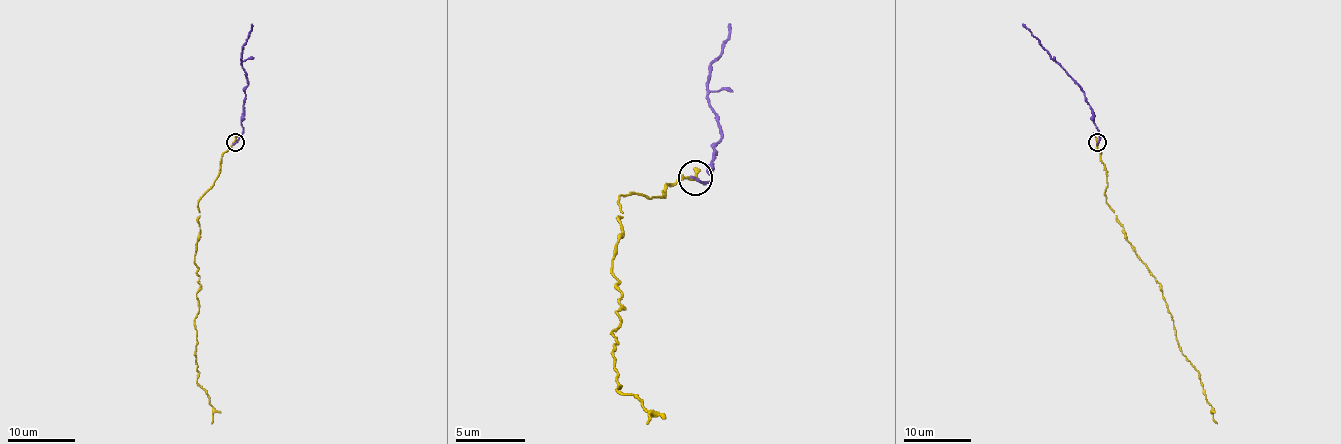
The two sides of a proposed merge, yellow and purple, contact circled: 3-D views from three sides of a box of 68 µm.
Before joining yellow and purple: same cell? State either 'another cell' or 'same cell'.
same cell

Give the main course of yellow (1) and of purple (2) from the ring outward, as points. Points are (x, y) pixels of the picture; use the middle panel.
1: (694, 177), (659, 198), (618, 198), (621, 322), (611, 333), (618, 388), (646, 423)
2: (694, 177), (711, 177), (708, 170), (722, 128), (708, 101), (708, 69), (718, 59), (729, 24)

